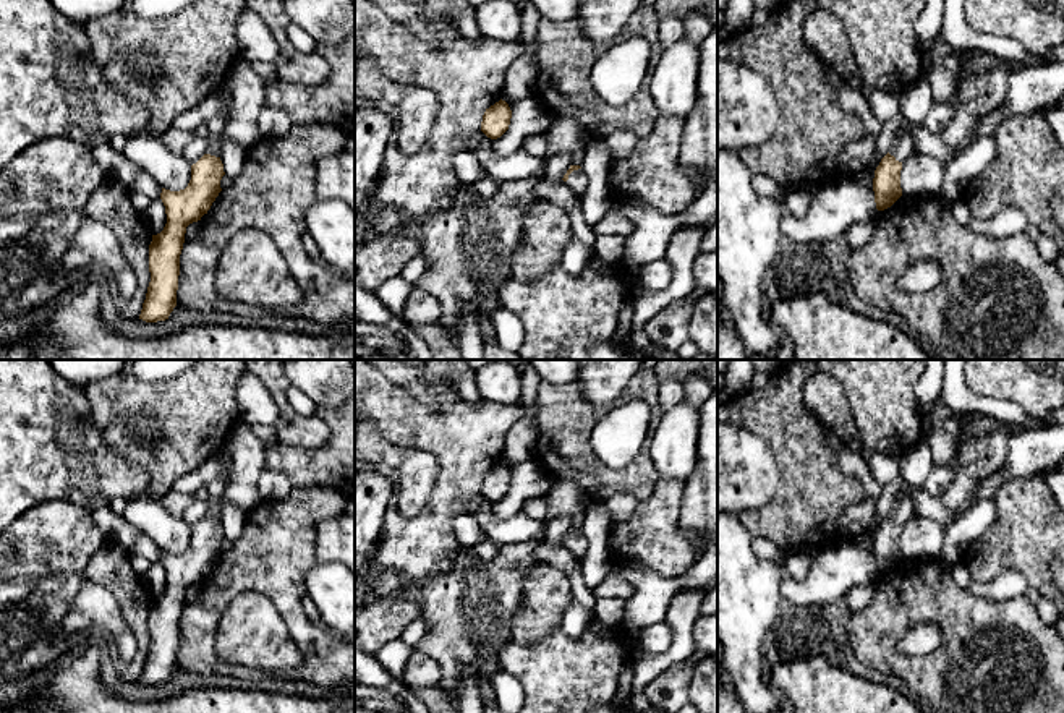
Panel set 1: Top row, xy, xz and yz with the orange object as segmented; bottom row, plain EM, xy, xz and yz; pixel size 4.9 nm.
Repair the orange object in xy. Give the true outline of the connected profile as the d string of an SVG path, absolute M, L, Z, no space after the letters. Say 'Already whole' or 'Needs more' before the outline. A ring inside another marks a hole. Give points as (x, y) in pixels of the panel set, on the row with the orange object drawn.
Needs more. M238 58L227 73L225 86L232 91L230 115L222 134L207 146L207 152L191 165L191 180L185 190L170 191L162 188L160 199L165 206L167 224L164 230L152 235L149 245L149 272L151 282L147 287L146 300L139 319L146 322L157 322L168 319L177 306L177 290L180 275L180 254L185 243L186 227L201 220L211 209L212 203L222 191L220 180L225 175L220 160L220 151L227 139L235 141L245 147L253 146L261 139L257 128L257 117L266 104L266 81L251 68L251 62Z

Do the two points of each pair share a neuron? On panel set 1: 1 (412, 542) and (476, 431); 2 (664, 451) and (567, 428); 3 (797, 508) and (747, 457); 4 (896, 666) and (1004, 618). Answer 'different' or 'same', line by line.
1: same
2: different
3: different
4: same

